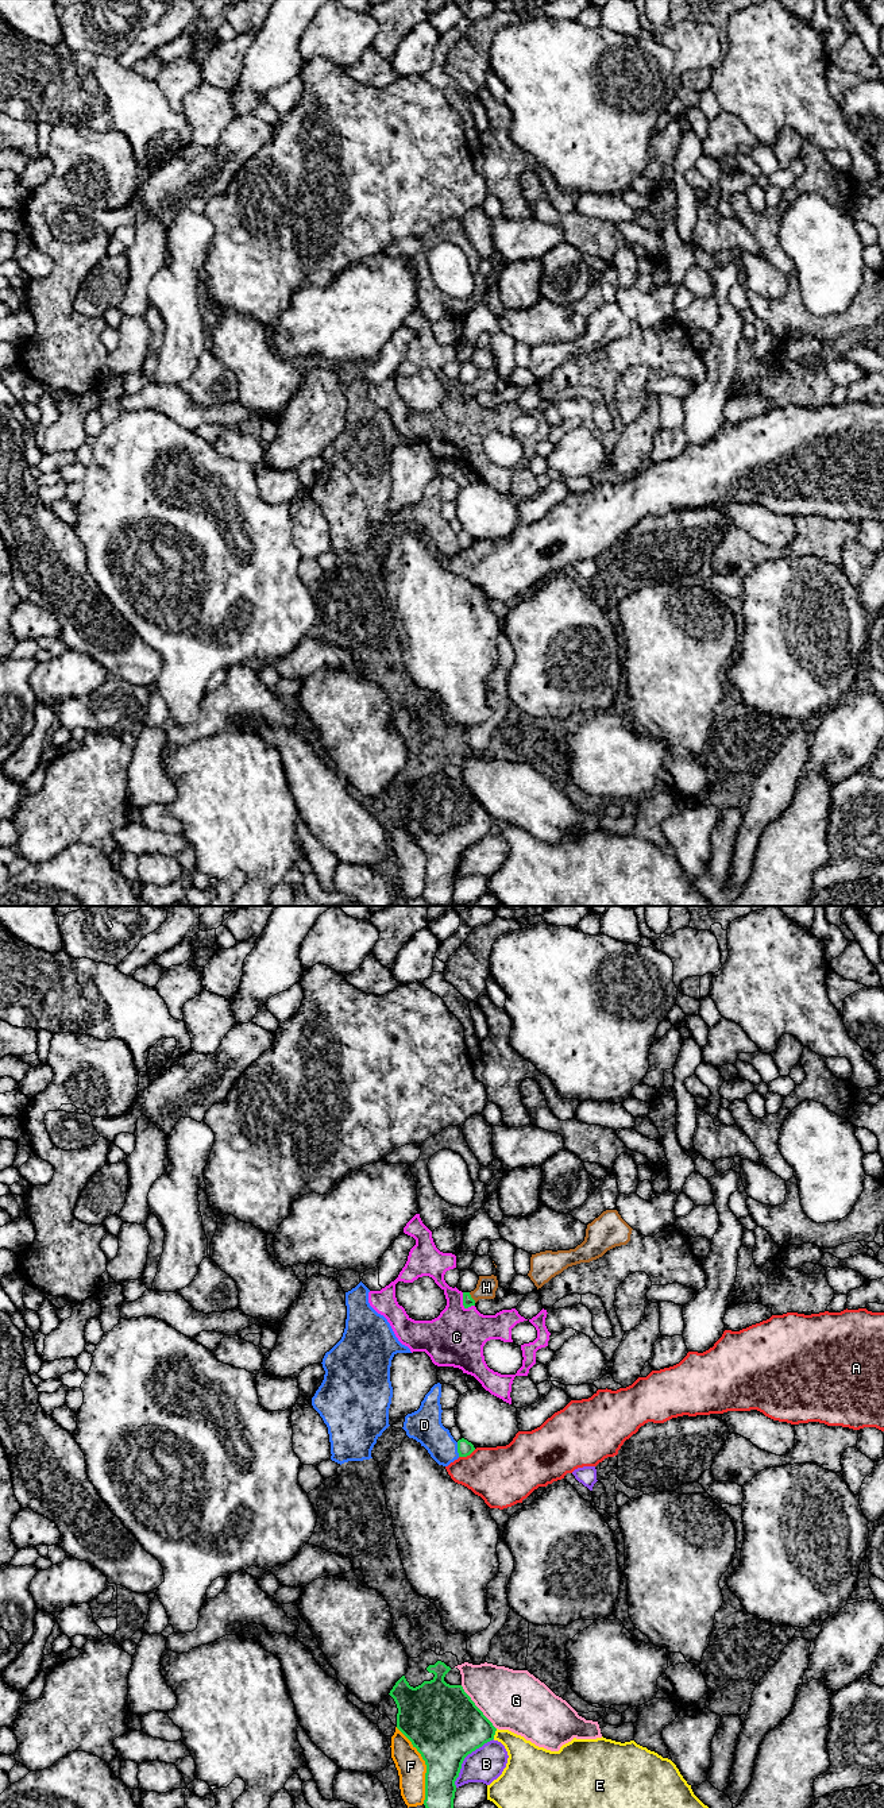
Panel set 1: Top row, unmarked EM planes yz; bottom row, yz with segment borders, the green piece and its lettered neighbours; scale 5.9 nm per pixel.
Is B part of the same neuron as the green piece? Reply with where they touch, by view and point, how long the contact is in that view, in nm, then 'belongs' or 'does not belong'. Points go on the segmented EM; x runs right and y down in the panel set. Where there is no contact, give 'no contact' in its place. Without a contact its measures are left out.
contact yz (464, 1757); length 380 nm; does not belong

